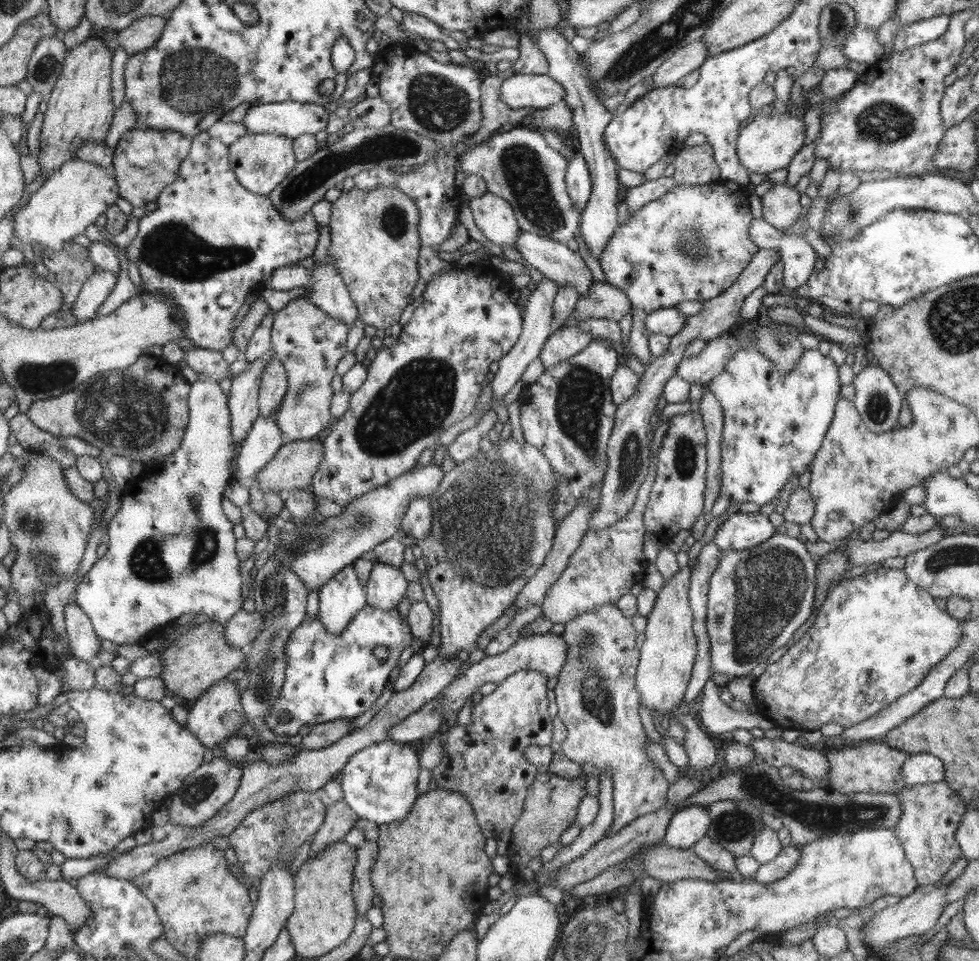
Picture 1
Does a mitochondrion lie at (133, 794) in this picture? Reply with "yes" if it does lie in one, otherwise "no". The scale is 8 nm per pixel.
no

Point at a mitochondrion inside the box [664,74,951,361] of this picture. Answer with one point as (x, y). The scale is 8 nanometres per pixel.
(883, 124)

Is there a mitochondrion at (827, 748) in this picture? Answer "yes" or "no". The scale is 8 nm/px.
no

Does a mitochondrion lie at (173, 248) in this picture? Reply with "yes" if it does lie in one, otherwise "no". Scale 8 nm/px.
yes

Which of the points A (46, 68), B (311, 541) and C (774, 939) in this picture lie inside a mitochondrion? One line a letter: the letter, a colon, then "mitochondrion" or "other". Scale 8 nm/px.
A: mitochondrion
B: mitochondrion
C: other

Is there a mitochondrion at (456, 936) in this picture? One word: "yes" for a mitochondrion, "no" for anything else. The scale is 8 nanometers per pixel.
no

